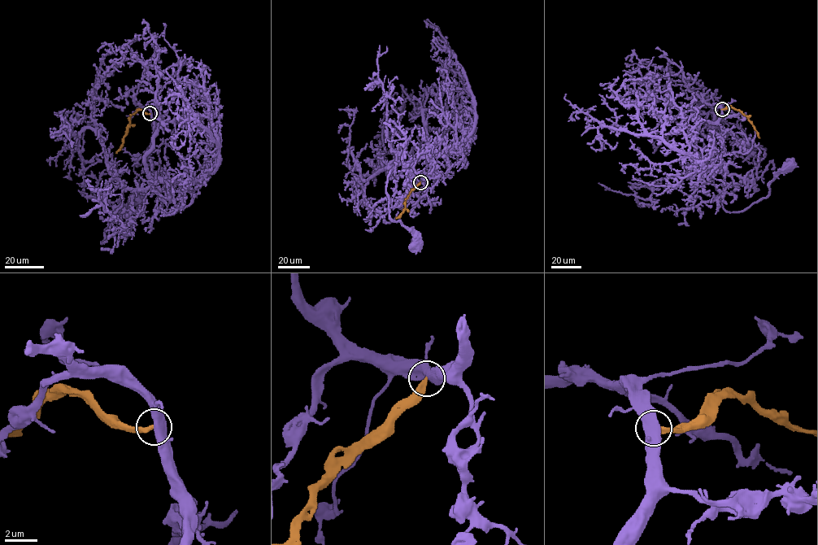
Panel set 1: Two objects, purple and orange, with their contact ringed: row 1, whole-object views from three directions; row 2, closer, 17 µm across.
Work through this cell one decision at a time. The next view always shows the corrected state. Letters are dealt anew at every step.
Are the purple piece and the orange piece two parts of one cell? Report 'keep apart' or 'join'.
keep apart

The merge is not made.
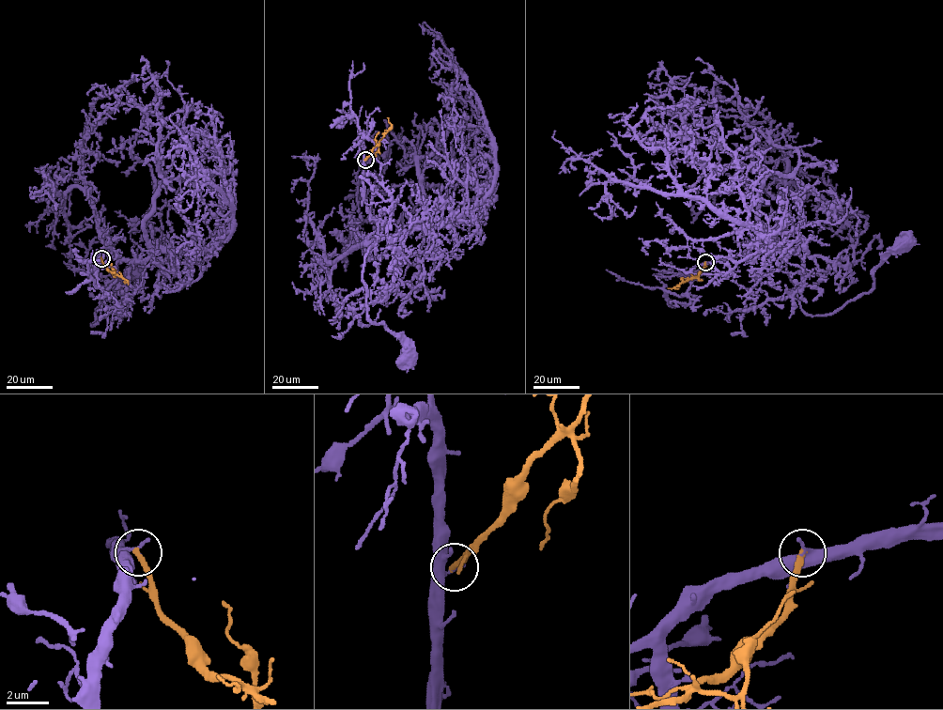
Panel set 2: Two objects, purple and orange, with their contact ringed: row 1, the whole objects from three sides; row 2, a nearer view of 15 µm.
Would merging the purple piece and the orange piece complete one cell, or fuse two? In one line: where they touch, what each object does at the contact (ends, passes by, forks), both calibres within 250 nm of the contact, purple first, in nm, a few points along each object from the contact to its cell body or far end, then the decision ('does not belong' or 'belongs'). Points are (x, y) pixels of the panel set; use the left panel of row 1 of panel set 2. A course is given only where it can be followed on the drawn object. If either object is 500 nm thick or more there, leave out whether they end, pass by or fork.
at (101, 258); purple ends there; orange ends there; 340 nm thick on the purple side, 280 nm on the other; purple runs (100, 257), (110, 248), (116, 279), (91, 326), (95, 310), (135, 272); orange runs (100, 257), (106, 269), (124, 281); belongs

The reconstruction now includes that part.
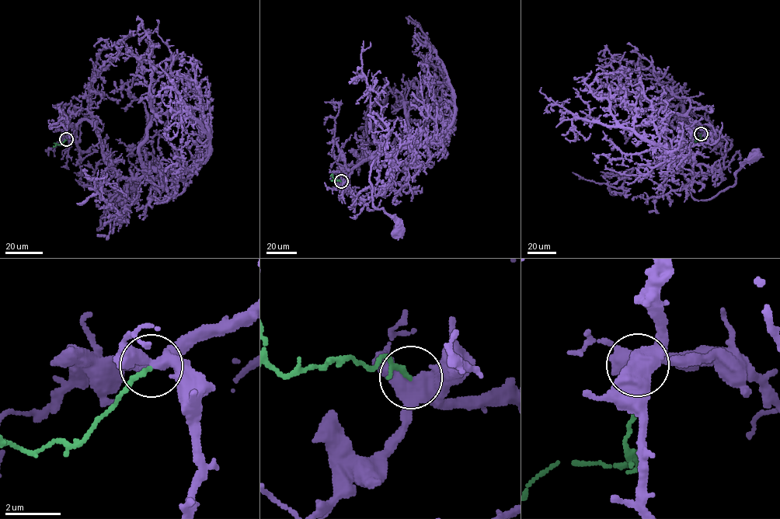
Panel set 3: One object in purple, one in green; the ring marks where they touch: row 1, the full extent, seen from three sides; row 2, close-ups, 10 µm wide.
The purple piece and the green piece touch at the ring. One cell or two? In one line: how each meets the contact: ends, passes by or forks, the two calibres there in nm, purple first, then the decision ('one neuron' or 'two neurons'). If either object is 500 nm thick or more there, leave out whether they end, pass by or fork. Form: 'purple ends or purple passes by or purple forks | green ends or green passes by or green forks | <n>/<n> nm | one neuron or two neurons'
purple forks | green passes by | 440/120 nm | one neuron

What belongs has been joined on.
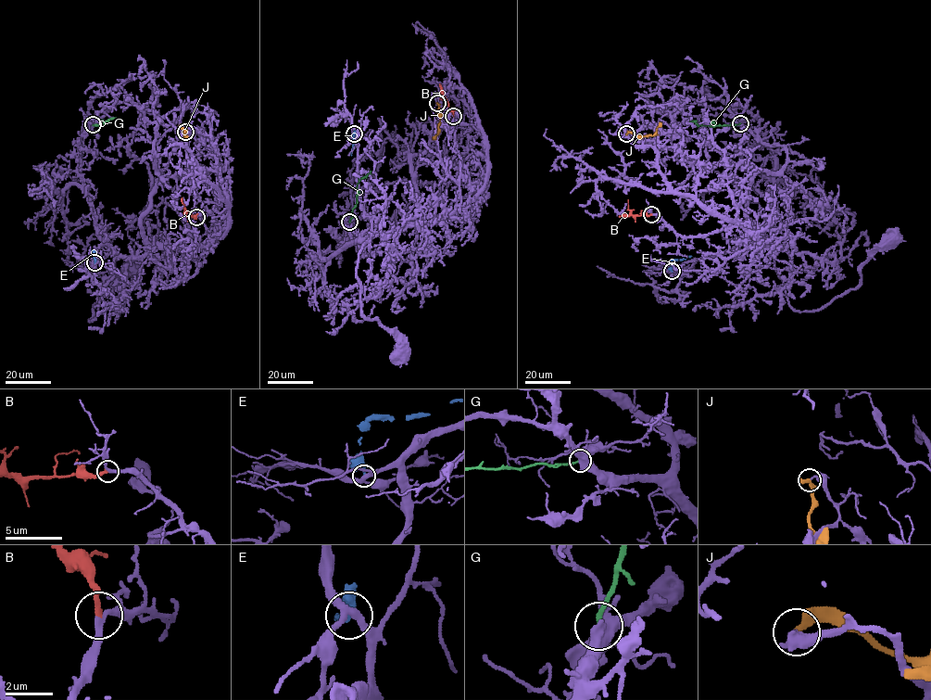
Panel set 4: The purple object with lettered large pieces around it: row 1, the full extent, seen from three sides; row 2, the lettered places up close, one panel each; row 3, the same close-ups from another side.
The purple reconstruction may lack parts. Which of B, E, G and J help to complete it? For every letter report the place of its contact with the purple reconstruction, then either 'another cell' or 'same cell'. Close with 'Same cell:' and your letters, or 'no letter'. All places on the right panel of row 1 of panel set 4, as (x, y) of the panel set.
B: (651, 214) | same cell
E: (672, 271) | another cell
G: (740, 123) | another cell
J: (626, 133) | another cell
Same cell: B

